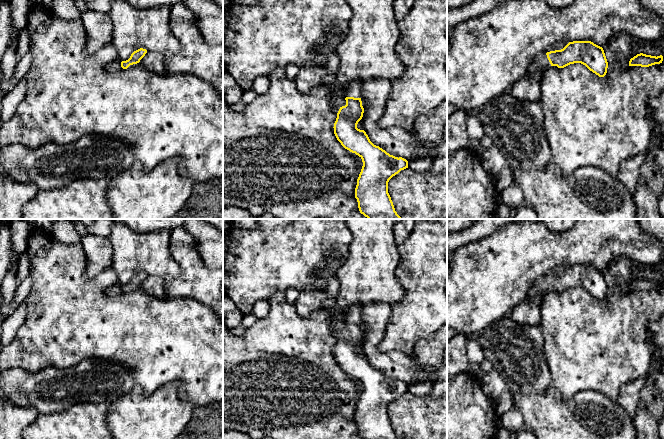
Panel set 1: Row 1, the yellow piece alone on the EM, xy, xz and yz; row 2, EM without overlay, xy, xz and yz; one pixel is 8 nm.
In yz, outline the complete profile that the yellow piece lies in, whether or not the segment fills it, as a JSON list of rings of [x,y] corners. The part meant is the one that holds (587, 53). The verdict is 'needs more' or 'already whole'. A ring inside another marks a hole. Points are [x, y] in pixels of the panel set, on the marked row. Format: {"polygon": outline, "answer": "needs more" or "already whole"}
{"polygon": [[[573,41],[561,50],[542,53],[535,58],[528,71],[533,75],[536,72],[544,73],[551,66],[564,68],[574,63],[585,65],[599,77],[607,73],[608,62],[604,50],[591,41]]], "answer": "needs more"}

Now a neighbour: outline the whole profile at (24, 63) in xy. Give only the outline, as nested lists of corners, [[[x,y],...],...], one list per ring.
[[[30,49],[22,58],[18,59],[18,64],[13,77],[9,81],[1,84],[1,91],[5,95],[13,90],[14,87],[19,83],[19,81],[25,77],[26,73],[30,69],[32,60],[33,54]]]

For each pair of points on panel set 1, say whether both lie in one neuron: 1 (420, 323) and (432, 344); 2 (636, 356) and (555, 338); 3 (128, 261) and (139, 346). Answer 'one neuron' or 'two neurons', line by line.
1: two neurons
2: one neuron
3: two neurons

